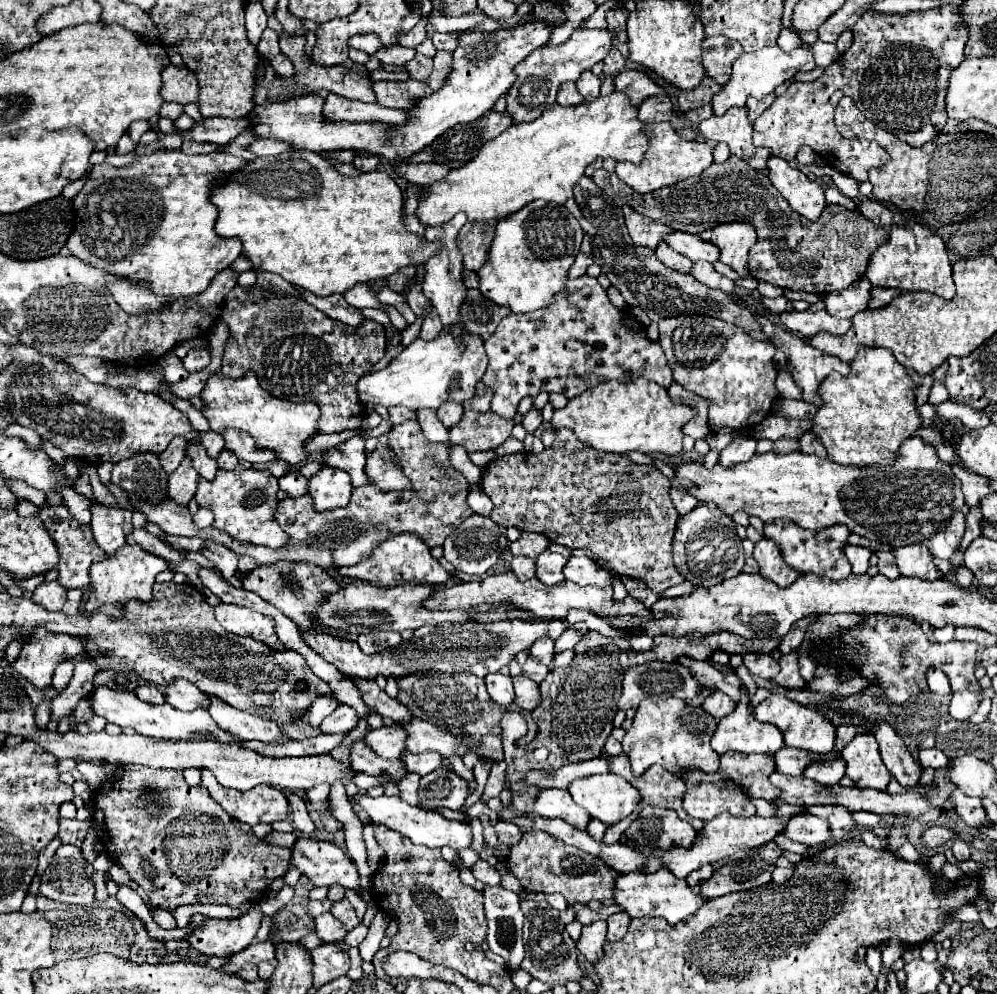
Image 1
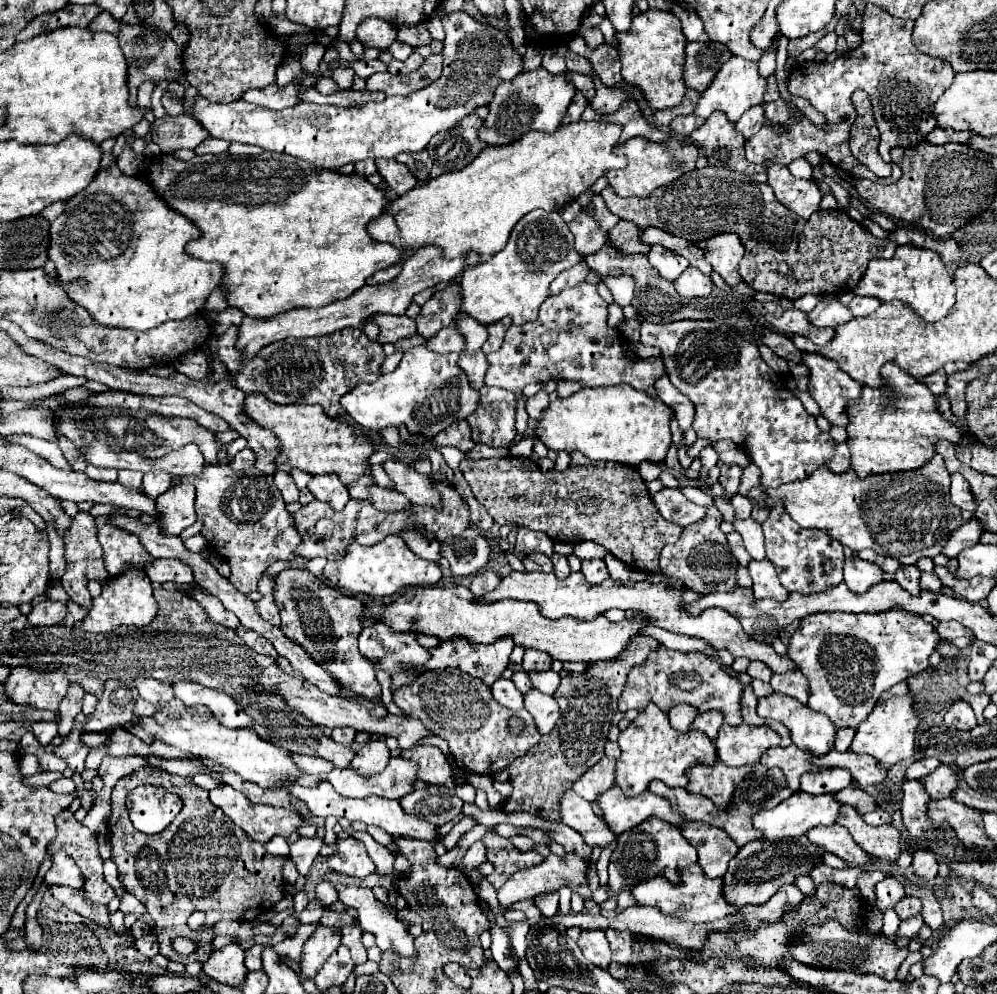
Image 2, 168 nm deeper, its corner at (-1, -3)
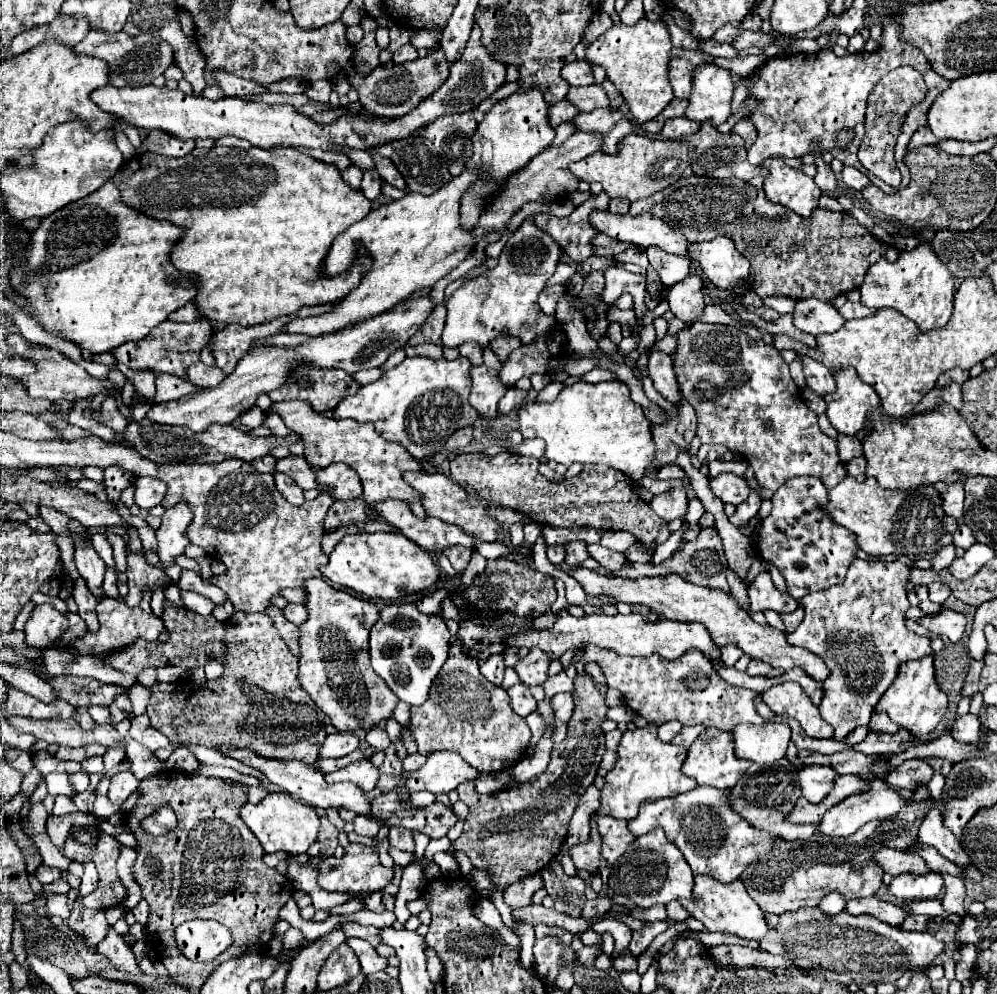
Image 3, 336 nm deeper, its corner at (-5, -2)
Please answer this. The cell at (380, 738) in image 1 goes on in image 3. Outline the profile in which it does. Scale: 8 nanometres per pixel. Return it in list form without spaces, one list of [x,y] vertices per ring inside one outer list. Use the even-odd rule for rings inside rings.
[[[363,759],[363,761],[357,761],[357,763],[351,763],[335,773],[327,773],[327,783],[341,783],[341,781],[349,781],[349,783],[355,783],[359,785],[359,789],[365,789],[365,791],[371,791],[375,785],[377,785],[377,779],[379,779],[379,771],[369,763],[369,759]]]

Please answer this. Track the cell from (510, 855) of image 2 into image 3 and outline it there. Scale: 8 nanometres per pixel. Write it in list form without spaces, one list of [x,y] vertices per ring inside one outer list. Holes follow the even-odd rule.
[[[577,675],[573,689],[575,711],[569,719],[569,731],[561,743],[561,751],[551,755],[547,769],[535,777],[535,783],[527,785],[527,791],[519,791],[517,795],[517,789],[509,789],[507,793],[495,793],[495,799],[485,801],[477,799],[475,791],[471,793],[471,785],[461,783],[457,787],[459,799],[469,807],[469,815],[461,837],[455,841],[455,849],[465,853],[473,867],[489,869],[499,887],[507,887],[523,877],[539,873],[559,855],[569,829],[569,819],[581,795],[593,783],[605,753],[605,737],[599,729],[607,713],[605,693],[607,685],[599,685],[589,677]]]

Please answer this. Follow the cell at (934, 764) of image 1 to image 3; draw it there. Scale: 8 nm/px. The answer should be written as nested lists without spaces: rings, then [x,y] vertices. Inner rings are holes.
[[[907,759],[899,767],[895,767],[889,775],[885,775],[883,781],[887,781],[887,785],[895,787],[901,797],[911,797],[909,791],[915,791],[919,785],[923,785],[931,777],[931,773],[923,775],[925,767],[927,767],[927,763],[923,763],[921,759]]]

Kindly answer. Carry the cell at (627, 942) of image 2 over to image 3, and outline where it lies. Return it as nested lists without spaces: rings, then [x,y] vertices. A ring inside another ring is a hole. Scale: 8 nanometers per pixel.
[[[625,949],[625,951],[621,953],[621,957],[613,961],[613,967],[615,967],[617,971],[635,971],[635,969],[637,969],[637,957],[633,957],[633,955],[629,953],[629,949]]]

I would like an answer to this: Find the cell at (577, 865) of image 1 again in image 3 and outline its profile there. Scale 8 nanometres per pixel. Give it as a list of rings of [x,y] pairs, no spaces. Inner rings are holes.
[[[535,873],[533,877],[525,877],[513,885],[509,885],[505,889],[505,903],[513,909],[525,907],[531,901],[531,895],[543,887],[543,879],[539,873]]]

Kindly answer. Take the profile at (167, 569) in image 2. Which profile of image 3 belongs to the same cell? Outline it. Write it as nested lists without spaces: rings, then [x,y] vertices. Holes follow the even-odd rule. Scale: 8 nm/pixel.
[[[183,571],[183,573],[181,573],[181,579],[179,579],[179,583],[177,583],[177,587],[179,587],[181,591],[195,591],[195,593],[199,593],[199,595],[211,599],[215,605],[223,605],[223,603],[227,601],[225,591],[221,591],[219,587],[215,587],[215,585],[211,585],[209,581],[201,579],[201,575],[197,575],[195,571]]]

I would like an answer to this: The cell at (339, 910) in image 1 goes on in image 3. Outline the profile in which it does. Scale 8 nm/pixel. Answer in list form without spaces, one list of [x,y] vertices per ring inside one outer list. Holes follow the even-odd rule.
[[[347,939],[347,945],[355,951],[365,975],[375,973],[375,971],[385,971],[387,959],[379,957],[379,953],[367,941],[363,941],[363,939]]]

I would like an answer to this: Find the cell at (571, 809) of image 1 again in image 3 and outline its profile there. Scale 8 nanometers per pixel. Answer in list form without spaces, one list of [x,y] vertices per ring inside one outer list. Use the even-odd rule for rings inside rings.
[[[595,817],[595,823],[599,827],[599,833],[603,837],[603,859],[613,865],[623,851],[627,851],[627,845],[635,841],[635,835],[627,829],[627,821],[613,819],[613,817]]]

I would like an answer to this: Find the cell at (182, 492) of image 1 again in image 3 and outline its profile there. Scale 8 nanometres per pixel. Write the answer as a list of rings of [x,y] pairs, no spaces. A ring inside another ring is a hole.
[[[179,503],[165,511],[163,523],[157,529],[157,555],[161,567],[169,567],[175,563],[175,557],[185,553],[185,547],[191,543],[185,535],[187,525],[191,523],[193,513],[185,503]]]

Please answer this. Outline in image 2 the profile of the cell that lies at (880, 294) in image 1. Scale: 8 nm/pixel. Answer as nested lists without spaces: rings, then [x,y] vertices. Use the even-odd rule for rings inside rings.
[[[855,296],[849,302],[849,308],[855,316],[869,316],[871,312],[875,312],[883,302],[879,302],[879,298],[863,298],[863,296]]]

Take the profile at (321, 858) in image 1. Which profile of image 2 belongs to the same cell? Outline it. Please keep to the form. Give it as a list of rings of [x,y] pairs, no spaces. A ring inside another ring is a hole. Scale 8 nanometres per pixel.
[[[337,884],[335,890],[345,906],[359,912],[361,928],[375,936],[381,950],[395,950],[403,956],[415,956],[413,938],[407,934],[407,928],[391,916],[389,908],[375,898],[371,888]]]

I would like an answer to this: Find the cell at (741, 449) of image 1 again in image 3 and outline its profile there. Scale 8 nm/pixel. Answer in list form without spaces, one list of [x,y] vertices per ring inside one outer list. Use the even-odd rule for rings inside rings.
[[[733,473],[717,475],[715,479],[709,481],[709,487],[715,493],[715,497],[719,497],[723,503],[731,503],[731,505],[743,503],[747,499],[747,495],[751,493],[745,479],[733,475]]]

